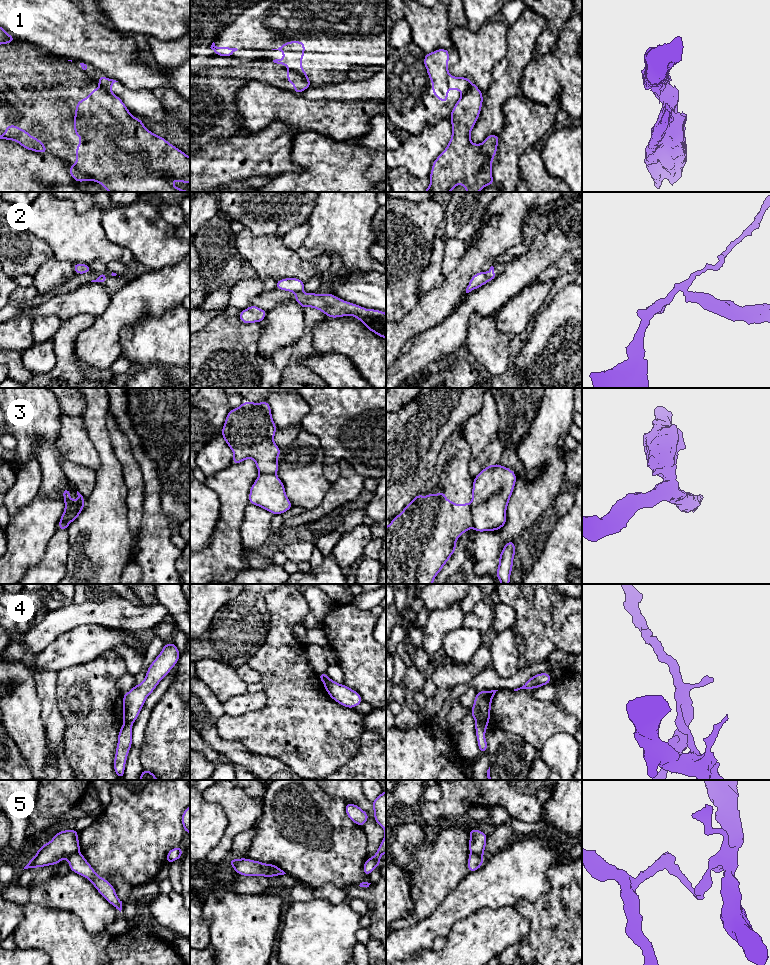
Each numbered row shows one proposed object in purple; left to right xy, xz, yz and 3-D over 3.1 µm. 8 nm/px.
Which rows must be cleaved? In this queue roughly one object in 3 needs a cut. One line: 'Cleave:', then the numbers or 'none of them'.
Cleave: 1, 2, 3, 4, 5

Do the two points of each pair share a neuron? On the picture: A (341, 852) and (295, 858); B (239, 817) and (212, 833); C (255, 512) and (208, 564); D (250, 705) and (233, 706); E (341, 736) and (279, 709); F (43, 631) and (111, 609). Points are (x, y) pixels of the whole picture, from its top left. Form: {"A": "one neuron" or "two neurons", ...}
{"A": "one neuron", "B": "two neurons", "C": "two neurons", "D": "one neuron", "E": "one neuron", "F": "one neuron"}

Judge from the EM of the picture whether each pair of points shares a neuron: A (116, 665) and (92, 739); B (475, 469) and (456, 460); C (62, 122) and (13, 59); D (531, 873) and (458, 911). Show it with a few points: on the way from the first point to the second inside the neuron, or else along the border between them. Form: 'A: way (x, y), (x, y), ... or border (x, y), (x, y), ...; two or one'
A: way (106, 683), (95, 694), (95, 710), (92, 721); one
B: border (471, 459), (469, 472), (473, 478); two
C: way (63, 100), (63, 84), (49, 70), (35, 68); one
D: way (513, 874), (492, 886), (480, 889), (476, 893); one

